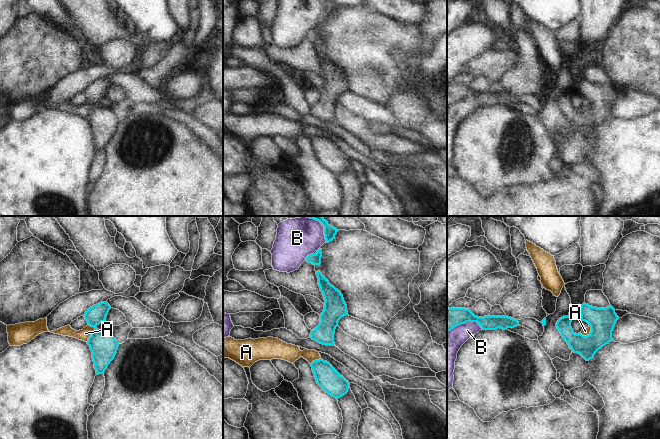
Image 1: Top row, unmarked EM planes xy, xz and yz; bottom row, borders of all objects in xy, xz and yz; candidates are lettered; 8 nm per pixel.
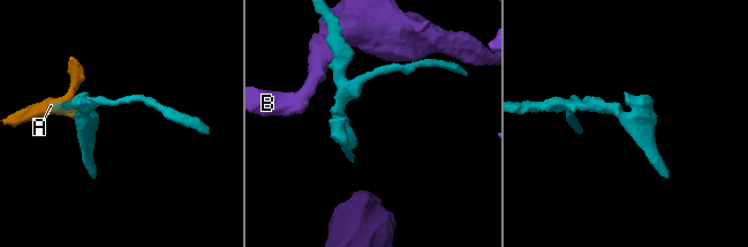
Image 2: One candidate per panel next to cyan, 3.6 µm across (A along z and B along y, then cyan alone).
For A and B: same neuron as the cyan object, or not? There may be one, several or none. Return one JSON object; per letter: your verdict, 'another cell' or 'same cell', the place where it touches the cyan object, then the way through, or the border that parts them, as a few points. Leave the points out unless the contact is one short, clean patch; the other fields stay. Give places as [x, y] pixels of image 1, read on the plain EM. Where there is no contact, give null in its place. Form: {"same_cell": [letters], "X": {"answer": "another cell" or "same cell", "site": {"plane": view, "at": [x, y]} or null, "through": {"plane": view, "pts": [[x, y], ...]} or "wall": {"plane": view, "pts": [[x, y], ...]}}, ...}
{"same_cell": [], "A": {"answer": "another cell", "site": {"plane": "xy", "at": [92, 108]}, "wall": {"plane": "xy", "pts": [[88, 100], [94, 106], [86, 117]]}}, "B": {"answer": "another cell", "site": {"plane": "yz", "at": [464, 99]}}}

